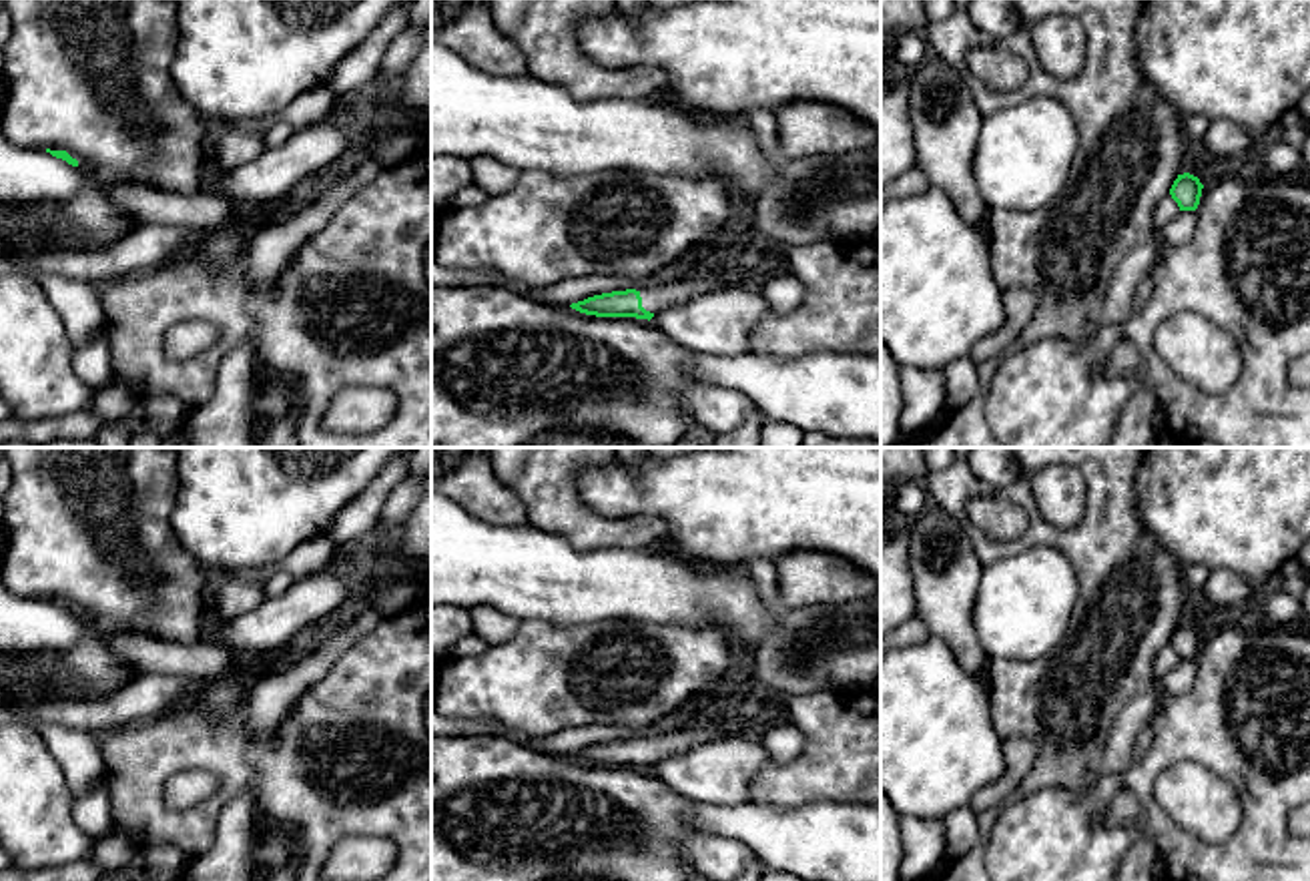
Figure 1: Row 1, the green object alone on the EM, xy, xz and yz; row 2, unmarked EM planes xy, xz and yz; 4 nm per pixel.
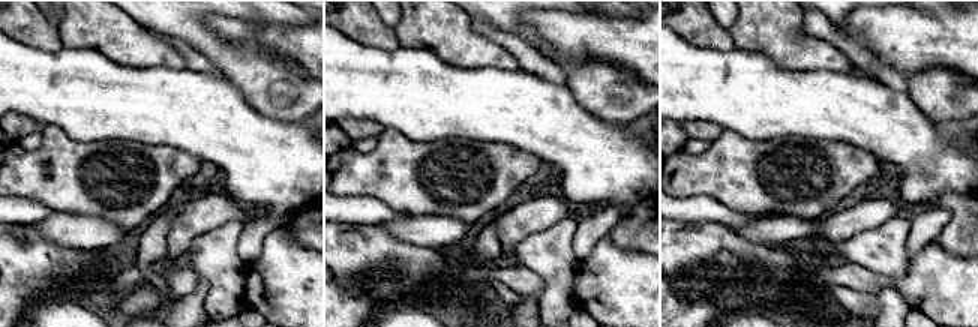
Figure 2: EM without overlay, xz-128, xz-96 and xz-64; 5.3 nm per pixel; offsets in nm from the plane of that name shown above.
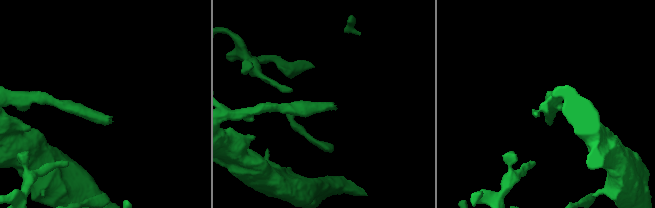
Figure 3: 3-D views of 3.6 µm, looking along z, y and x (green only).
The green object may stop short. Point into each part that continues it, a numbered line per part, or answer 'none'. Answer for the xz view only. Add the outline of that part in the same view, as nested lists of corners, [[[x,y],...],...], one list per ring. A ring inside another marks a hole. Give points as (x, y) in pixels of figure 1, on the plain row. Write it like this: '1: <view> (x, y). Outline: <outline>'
1: xz (654, 749). Outline: [[[700,718],[696,722],[684,724],[670,735],[640,739],[642,757],[650,763],[660,763],[668,757],[686,753],[694,747],[712,745],[730,739],[734,732],[724,726]]]

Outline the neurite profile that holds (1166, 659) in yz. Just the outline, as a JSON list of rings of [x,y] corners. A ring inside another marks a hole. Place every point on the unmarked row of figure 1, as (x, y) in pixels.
[[[1172,644],[1162,646],[1154,660],[1154,676],[1162,680],[1170,670],[1174,670],[1180,662],[1178,652],[1172,648]]]

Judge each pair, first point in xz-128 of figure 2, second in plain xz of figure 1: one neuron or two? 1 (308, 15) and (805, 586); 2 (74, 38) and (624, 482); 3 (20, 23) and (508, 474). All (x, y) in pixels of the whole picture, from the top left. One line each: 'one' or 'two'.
1: one
2: two
3: two

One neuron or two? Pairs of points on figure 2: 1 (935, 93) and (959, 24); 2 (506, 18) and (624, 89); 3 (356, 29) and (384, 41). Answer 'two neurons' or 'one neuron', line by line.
1: two neurons
2: one neuron
3: one neuron

